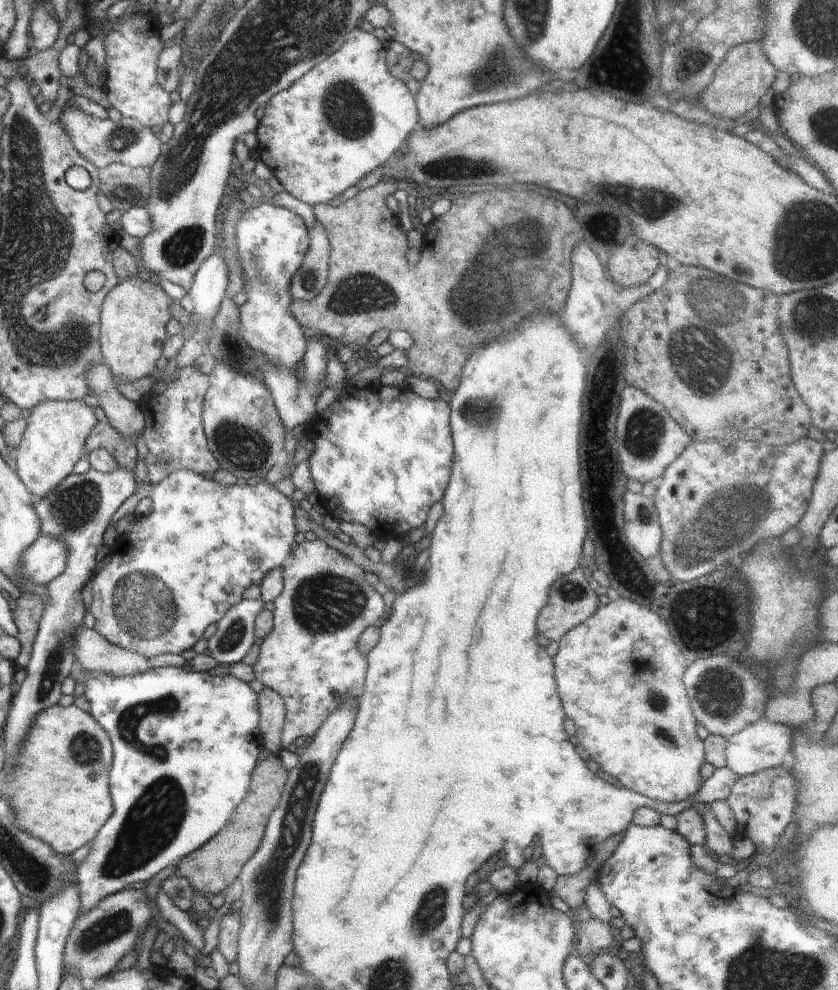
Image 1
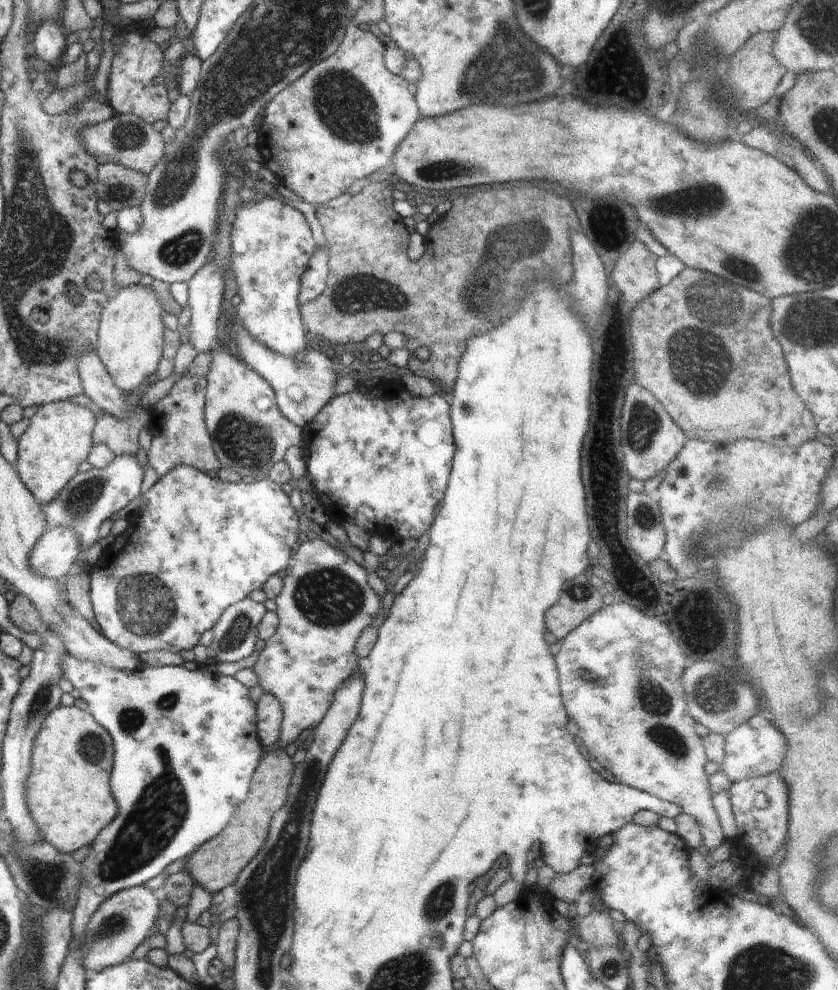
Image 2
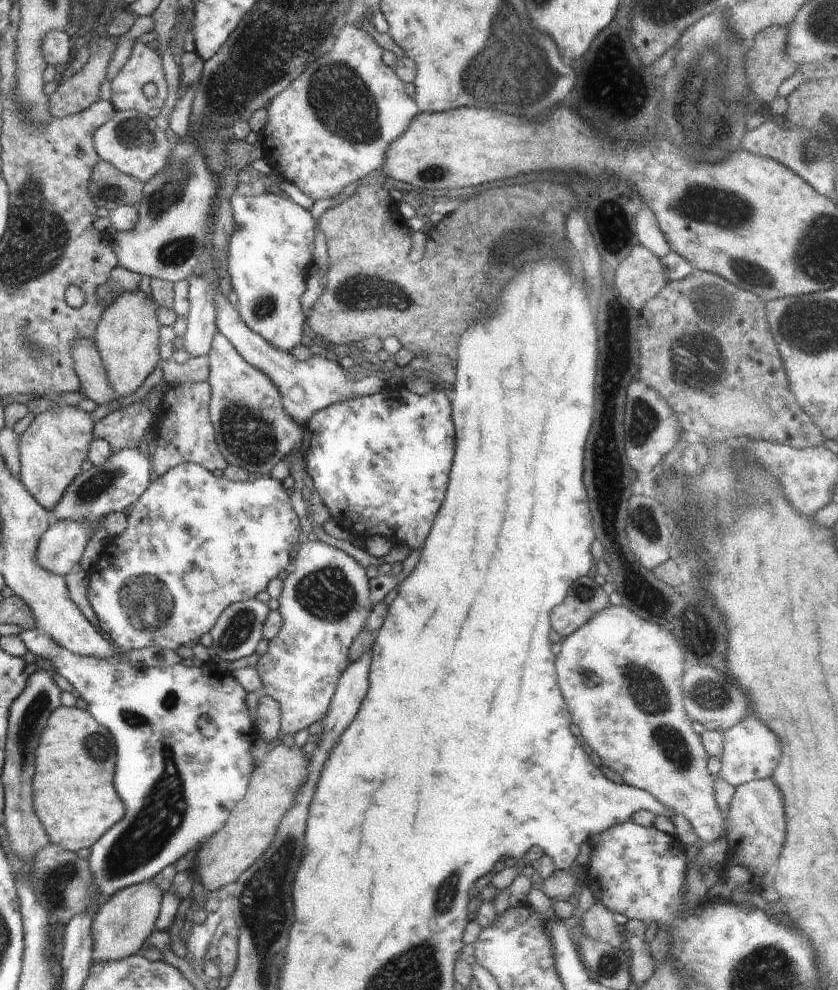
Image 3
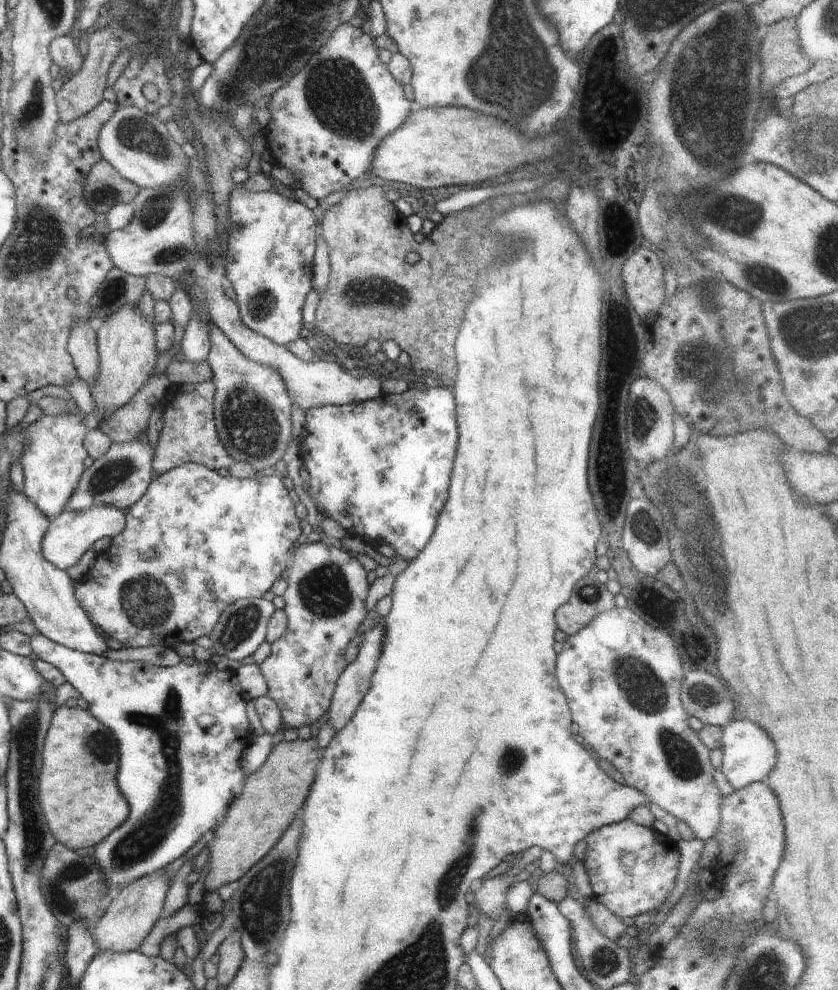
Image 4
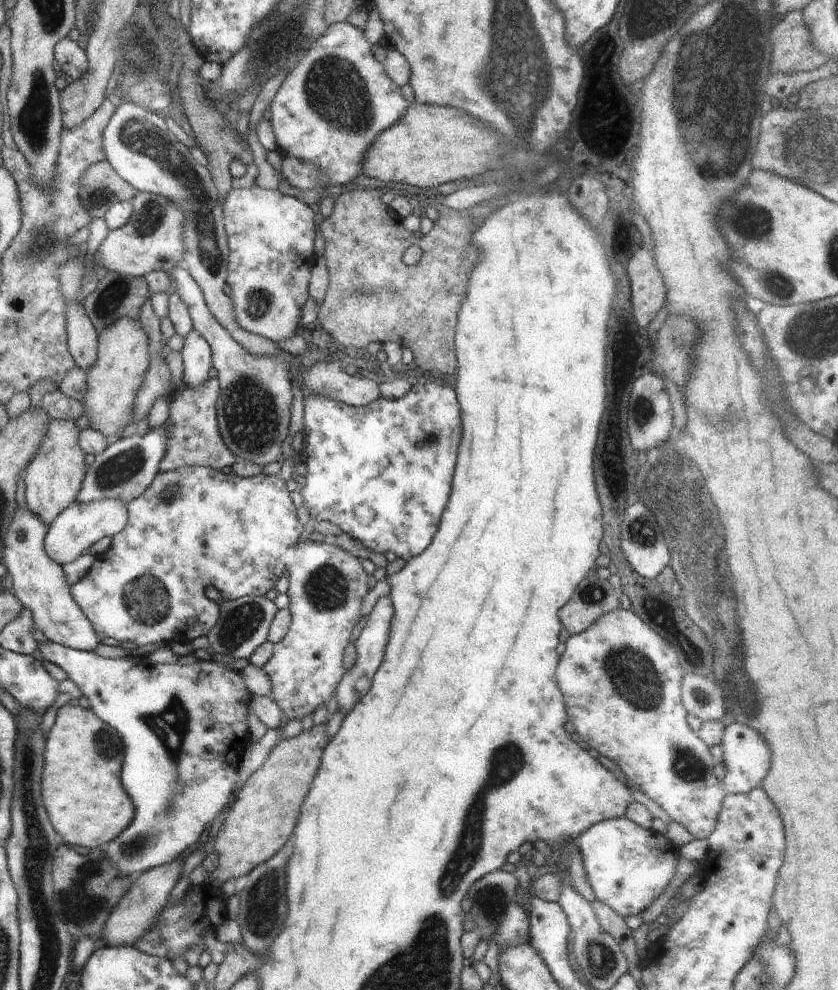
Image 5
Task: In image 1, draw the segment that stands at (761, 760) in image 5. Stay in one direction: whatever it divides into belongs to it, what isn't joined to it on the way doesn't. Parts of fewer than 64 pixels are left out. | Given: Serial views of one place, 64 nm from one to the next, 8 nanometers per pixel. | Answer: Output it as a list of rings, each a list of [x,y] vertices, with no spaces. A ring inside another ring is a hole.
[[[765,717],[744,726],[735,736],[726,739],[726,766],[738,777],[750,776],[760,770],[778,768],[787,763],[792,754],[793,728],[779,723],[772,723]]]

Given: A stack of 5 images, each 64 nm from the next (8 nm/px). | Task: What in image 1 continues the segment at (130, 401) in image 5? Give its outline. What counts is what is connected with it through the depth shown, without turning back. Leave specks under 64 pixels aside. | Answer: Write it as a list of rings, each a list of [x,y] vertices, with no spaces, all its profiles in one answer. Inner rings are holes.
[[[146,275],[122,280],[107,296],[107,300],[103,304],[101,327],[99,328],[99,340],[102,342],[103,356],[101,362],[111,369],[115,377],[120,380],[119,384],[135,382],[145,376],[150,376],[156,370],[156,364],[162,356],[168,334],[167,325],[173,318],[170,311],[172,302],[159,284],[153,284],[152,277]]]

